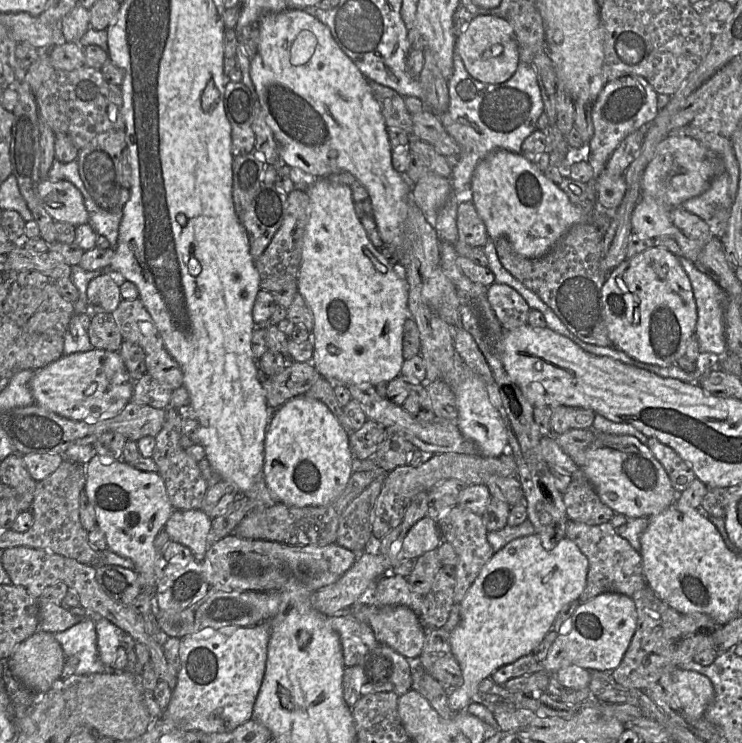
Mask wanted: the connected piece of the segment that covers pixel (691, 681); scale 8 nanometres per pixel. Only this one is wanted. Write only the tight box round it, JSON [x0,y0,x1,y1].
[659,666,715,719]

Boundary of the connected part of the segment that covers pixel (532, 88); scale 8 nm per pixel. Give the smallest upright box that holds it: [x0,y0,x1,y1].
[439,51,544,193]

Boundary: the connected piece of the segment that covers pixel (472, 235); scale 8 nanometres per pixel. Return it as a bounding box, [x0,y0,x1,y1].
[456,201,490,247]

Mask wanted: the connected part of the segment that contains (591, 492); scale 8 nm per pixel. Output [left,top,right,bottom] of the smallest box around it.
[563,471,615,525]

